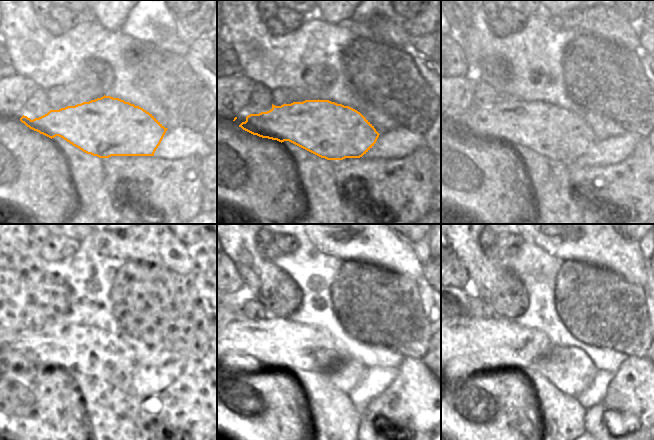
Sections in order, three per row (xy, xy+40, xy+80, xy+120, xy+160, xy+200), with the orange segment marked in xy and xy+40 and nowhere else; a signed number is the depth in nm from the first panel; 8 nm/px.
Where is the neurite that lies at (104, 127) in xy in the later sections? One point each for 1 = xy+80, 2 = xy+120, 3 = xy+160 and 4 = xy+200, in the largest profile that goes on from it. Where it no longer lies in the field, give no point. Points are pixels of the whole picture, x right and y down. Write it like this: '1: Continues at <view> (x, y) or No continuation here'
1: Continues at xy+80 (556, 133)
2: Continues at xy+120 (88, 350)
3: Continues at xy+160 (299, 347)
4: Continues at xy+200 (521, 346)

